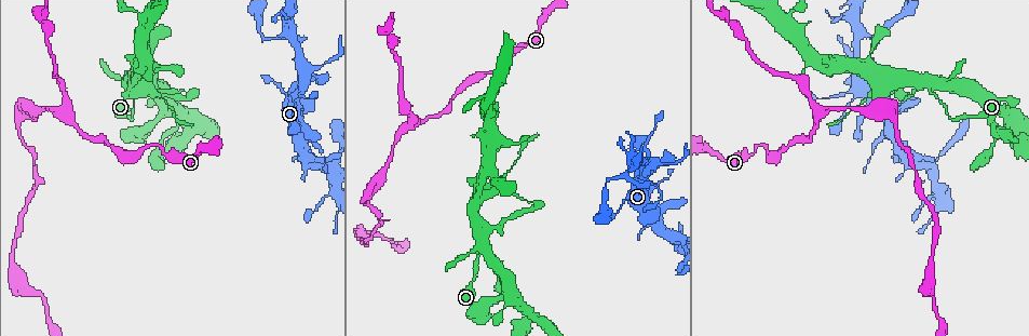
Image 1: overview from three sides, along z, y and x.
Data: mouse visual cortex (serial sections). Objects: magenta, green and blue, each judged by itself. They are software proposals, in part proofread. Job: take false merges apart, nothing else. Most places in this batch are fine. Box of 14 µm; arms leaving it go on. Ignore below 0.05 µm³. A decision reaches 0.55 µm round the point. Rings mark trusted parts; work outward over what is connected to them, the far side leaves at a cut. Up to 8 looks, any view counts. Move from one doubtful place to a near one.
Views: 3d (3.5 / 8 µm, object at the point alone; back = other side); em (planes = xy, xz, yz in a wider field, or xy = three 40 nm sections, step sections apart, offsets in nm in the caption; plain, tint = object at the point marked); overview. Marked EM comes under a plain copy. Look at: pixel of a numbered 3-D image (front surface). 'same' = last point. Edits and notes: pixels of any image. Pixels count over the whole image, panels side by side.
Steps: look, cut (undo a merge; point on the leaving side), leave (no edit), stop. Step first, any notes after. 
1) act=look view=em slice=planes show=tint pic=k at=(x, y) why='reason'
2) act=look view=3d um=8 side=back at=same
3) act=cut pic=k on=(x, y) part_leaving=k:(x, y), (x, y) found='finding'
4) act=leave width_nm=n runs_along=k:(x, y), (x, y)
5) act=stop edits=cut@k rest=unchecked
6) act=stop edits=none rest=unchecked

act=look view=3d um=8 side=back pic=1 at=(931, 86) why='thin arm on a thick one'

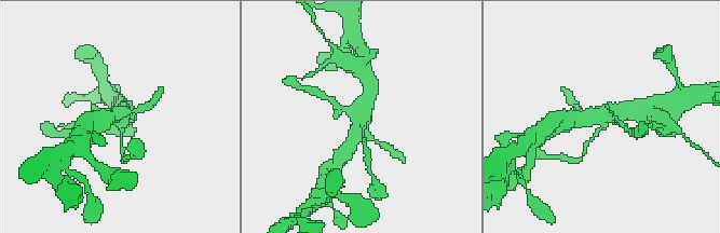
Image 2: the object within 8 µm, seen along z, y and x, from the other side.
act=look view=em slice=xy step=2 show=tint pic=2 at=(603, 119) why='now the EM'

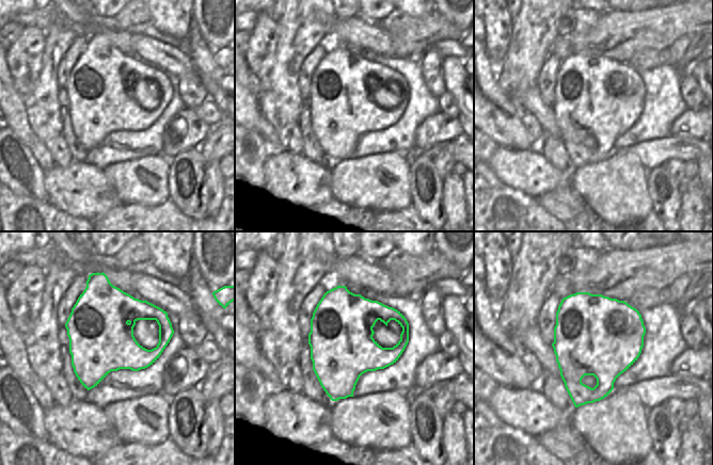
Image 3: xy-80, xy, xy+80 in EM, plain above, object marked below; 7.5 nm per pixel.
act=leave runs_along=2:(585, 145), (610, 113), (632, 112) found='continuous, no second cell'

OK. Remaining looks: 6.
act=look view=3d um=3.5 pic=1 at=(646, 153) why='sudden change in width'

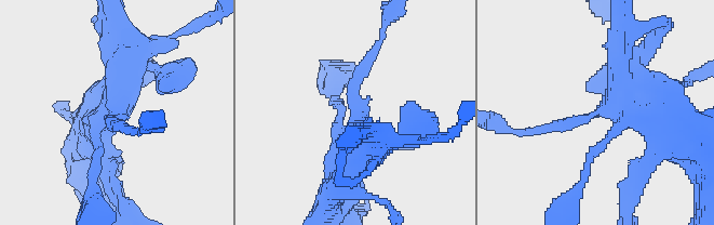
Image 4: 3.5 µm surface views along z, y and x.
act=look view=em slice=xy step=2 show=tint pic=4 at=(606, 108)

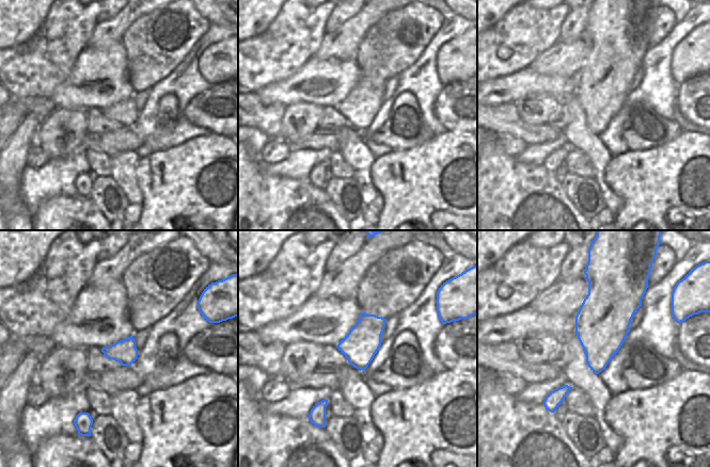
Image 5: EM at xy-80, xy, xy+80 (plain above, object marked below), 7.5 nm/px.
act=leave runs_along=4:(337, 174), (364, 63) found='all the same cell'

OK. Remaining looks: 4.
act=look view=3d um=3.5 pic=1 at=(853, 18) why='sudden change in width'

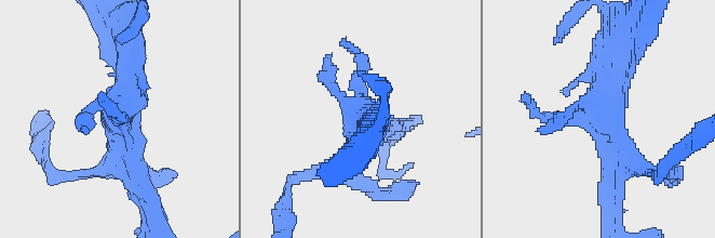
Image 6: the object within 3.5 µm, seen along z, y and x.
act=look view=em slice=xy step=5 show=tint pic=6 at=(598, 113) why='now the EM'

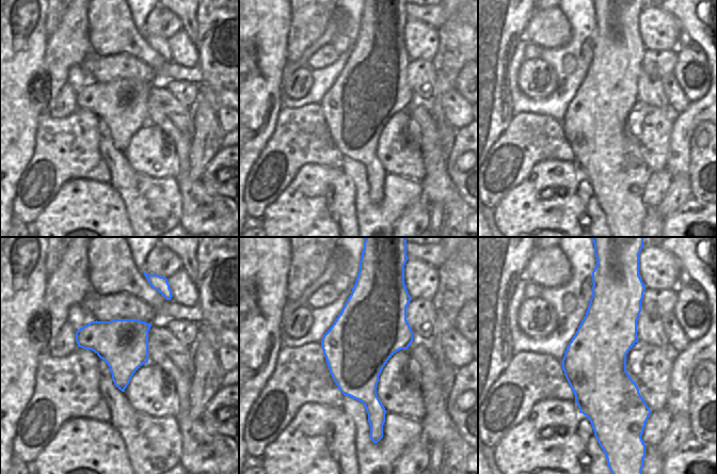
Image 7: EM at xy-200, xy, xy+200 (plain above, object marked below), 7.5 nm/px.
act=leave runs_along=6:(607, 175), (605, 79), (632, 60) found='all the same cell'

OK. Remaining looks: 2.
act=stop edits=none rest=unchecked

